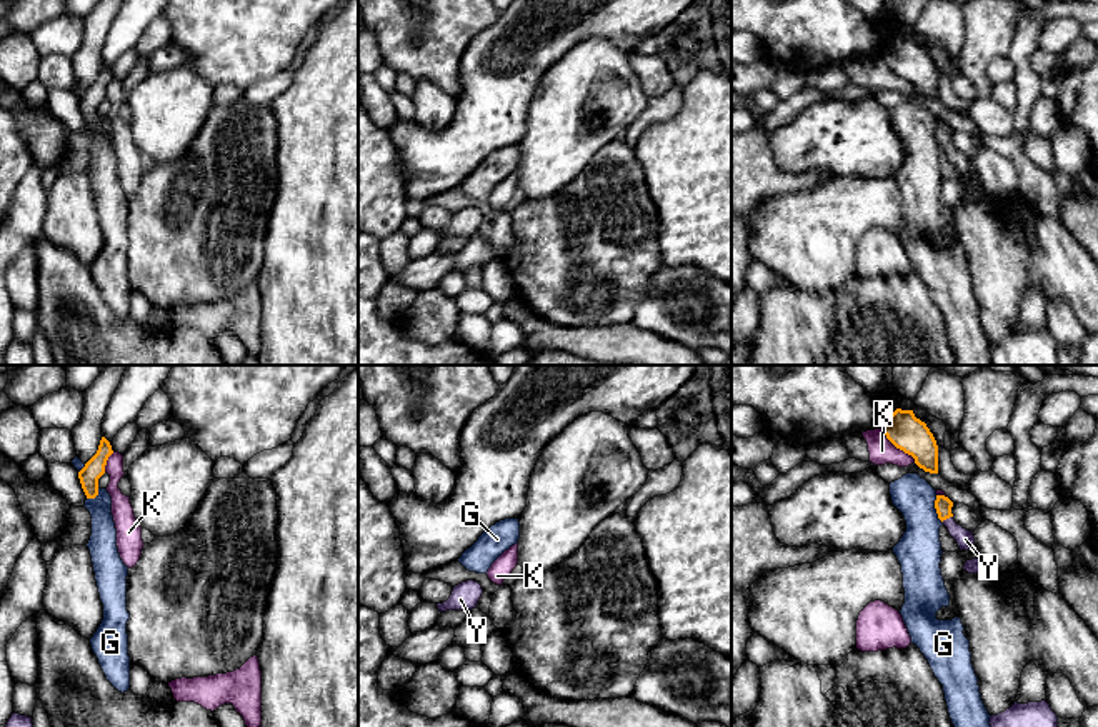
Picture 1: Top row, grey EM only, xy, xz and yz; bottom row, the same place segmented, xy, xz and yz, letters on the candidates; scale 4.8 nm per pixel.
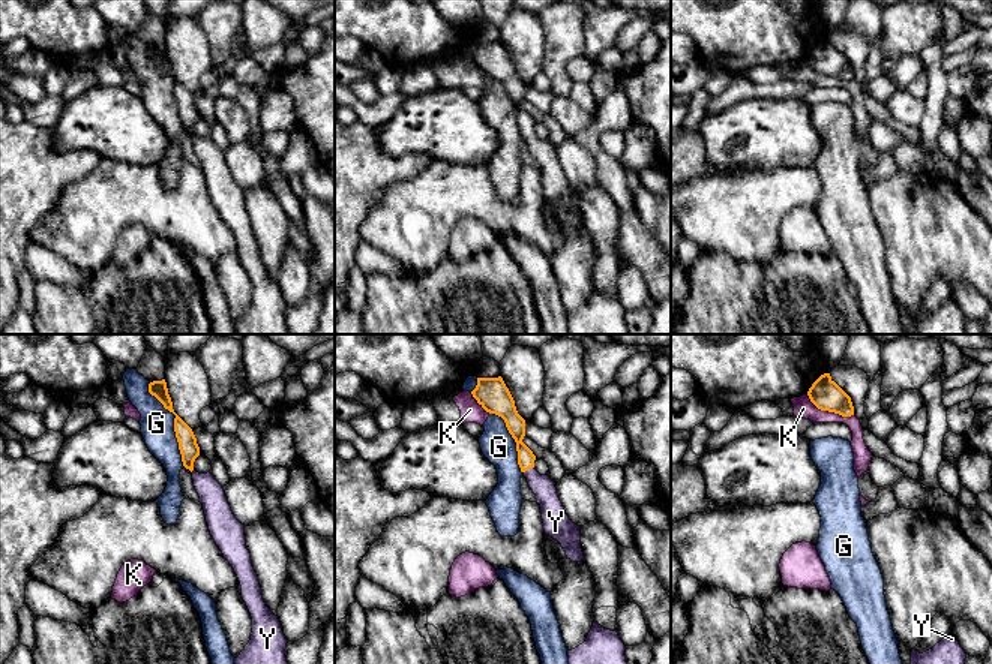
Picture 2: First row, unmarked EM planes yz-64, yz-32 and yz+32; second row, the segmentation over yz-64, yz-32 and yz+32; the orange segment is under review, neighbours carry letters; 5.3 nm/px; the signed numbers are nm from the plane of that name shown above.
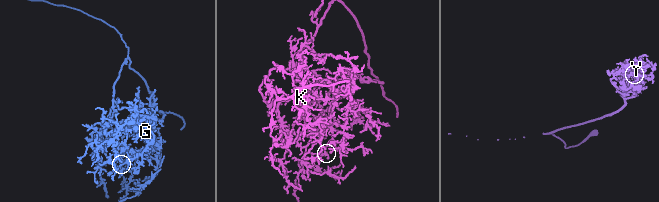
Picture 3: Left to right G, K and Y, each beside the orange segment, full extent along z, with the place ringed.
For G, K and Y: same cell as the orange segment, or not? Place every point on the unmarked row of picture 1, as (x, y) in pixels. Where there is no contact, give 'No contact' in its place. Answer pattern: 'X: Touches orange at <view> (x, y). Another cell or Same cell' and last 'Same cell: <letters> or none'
G: Touches orange at yz (935, 134). Another cell
K: Touches orange at yz (897, 74). Another cell
Y: Touches orange at yz (947, 144). Same cell
Same cell: Y

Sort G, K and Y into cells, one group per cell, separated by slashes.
G / K / Y

